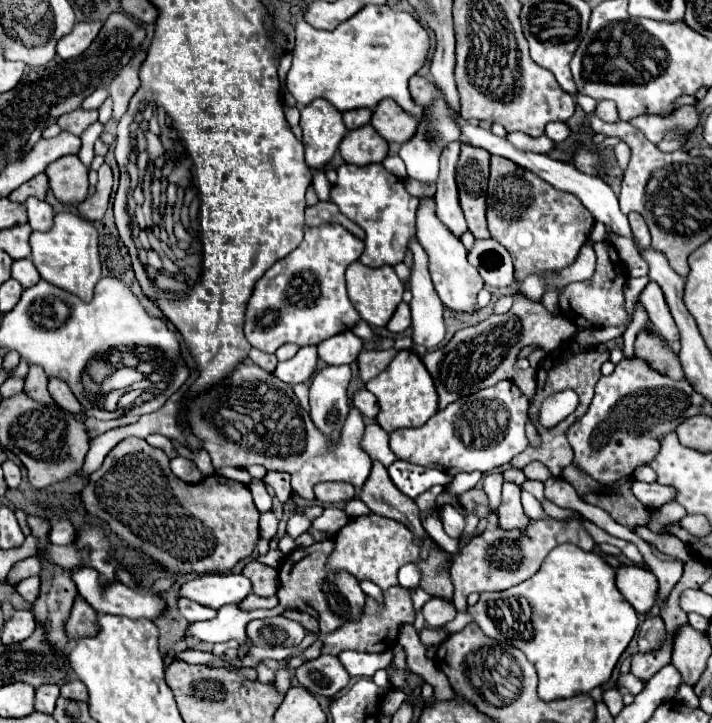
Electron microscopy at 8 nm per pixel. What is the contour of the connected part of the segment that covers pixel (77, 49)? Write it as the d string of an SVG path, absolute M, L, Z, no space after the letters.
M76 22L70 34L66 34L62 40L58 40L56 52L62 60L70 60L74 56L80 56L92 40L98 36L102 28L102 22Z

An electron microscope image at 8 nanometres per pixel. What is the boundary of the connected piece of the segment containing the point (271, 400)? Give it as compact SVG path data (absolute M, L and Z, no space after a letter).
M238 364L226 378L212 384L206 392L196 394L192 400L188 398L190 384L192 378L176 394L172 394L164 408L160 408L158 412L144 414L136 424L114 428L92 438L80 476L88 476L98 470L106 454L128 436L146 438L148 434L162 434L170 440L180 442L182 446L188 446L184 436L186 424L188 430L198 438L200 448L210 454L216 468L248 468L252 464L262 464L266 470L288 472L292 478L292 490L308 502L314 500L314 486L318 482L340 480L350 482L356 488L366 482L372 460L360 448L366 424L358 408L350 408L340 438L336 440L332 450L330 440L326 440L326 436L318 432L314 422L310 420L310 414L298 404L292 386L278 380L274 374L264 372L256 364Z

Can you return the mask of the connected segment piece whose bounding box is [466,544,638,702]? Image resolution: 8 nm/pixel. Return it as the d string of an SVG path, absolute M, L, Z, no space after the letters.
M562 544L554 548L540 570L526 582L502 592L482 592L480 600L470 606L466 614L486 636L512 644L526 654L540 678L538 696L546 702L570 698L606 684L638 626L634 608L630 608L614 584L614 570L598 554L584 552L576 544Z

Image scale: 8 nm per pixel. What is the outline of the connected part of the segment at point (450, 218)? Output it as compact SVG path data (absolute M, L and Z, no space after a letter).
M448 144L440 156L440 176L438 176L438 194L434 196L436 202L436 216L442 224L454 234L462 236L468 232L466 220L462 216L458 204L458 188L456 188L456 162L460 154L460 144Z

